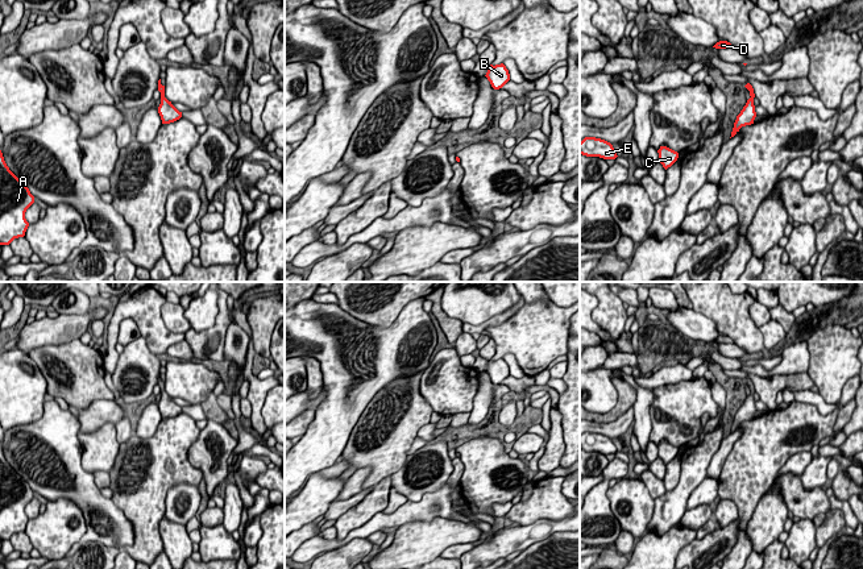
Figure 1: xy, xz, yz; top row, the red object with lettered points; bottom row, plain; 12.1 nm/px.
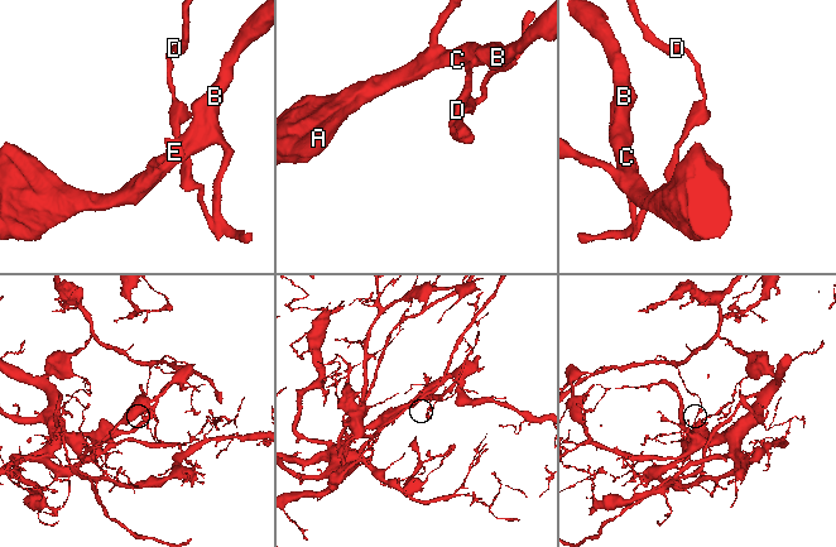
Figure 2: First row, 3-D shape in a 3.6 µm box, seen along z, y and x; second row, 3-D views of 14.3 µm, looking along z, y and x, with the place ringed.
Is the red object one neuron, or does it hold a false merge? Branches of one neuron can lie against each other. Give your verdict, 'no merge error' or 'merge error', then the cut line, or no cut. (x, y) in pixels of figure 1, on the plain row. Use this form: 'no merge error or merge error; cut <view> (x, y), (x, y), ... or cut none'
merge error; cut xy (164, 390), (161, 395)

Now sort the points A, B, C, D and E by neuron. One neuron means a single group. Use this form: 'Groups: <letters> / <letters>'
Groups: A B C E / D

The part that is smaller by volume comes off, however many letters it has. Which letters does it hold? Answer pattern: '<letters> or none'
D

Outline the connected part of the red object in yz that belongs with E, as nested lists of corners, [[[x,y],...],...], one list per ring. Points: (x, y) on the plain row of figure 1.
[[[585,432],[580,437],[580,449],[603,454],[615,454],[618,452],[610,437],[596,432]]]

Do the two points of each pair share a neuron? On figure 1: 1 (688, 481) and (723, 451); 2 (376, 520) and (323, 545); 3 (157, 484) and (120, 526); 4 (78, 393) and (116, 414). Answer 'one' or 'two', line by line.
1: two
2: one
3: two
4: two

